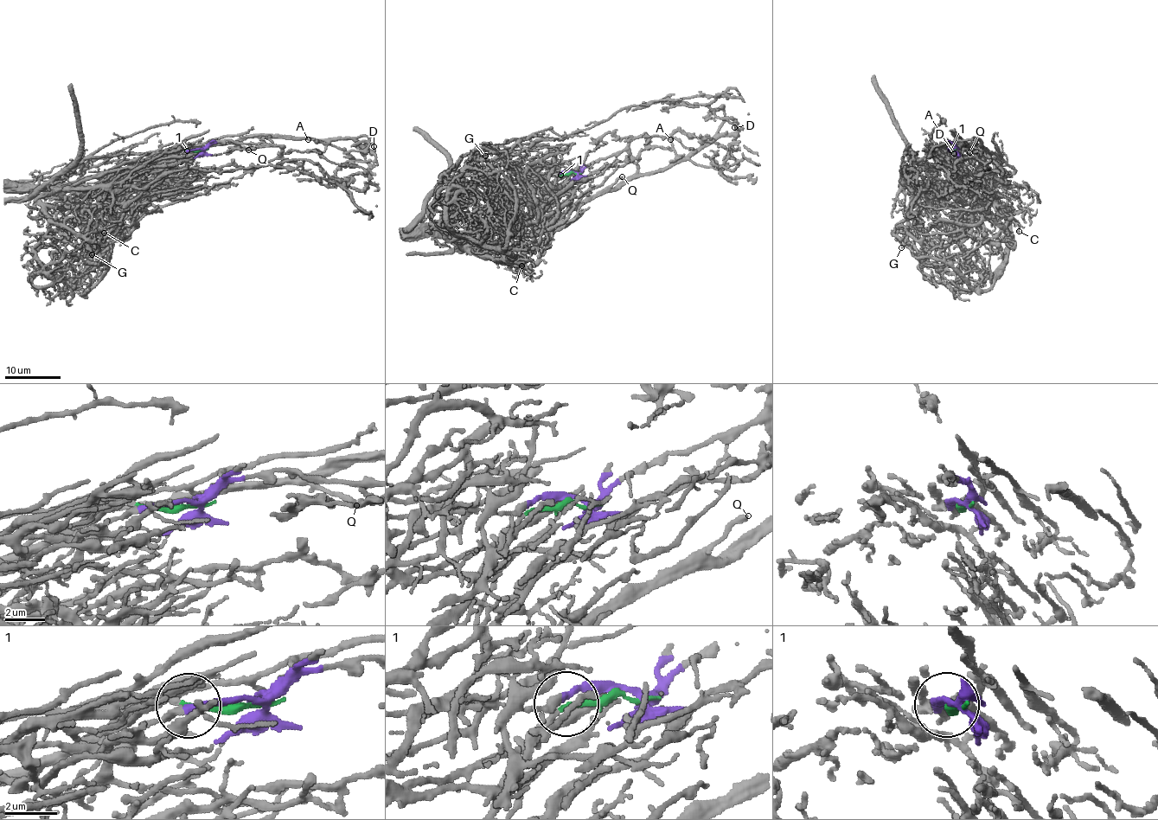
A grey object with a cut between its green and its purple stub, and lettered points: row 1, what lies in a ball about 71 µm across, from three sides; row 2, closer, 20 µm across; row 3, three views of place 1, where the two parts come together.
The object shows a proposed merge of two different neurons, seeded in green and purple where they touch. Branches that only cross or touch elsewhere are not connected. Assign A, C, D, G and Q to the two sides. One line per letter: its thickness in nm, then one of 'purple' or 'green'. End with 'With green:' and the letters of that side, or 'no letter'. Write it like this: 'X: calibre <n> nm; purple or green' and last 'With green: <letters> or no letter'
A: calibre 170 nm; purple
C: calibre 130 nm; green
D: calibre 180 nm; purple
G: calibre 140 nm; green
Q: calibre 300 nm; purple
With green: C, G

